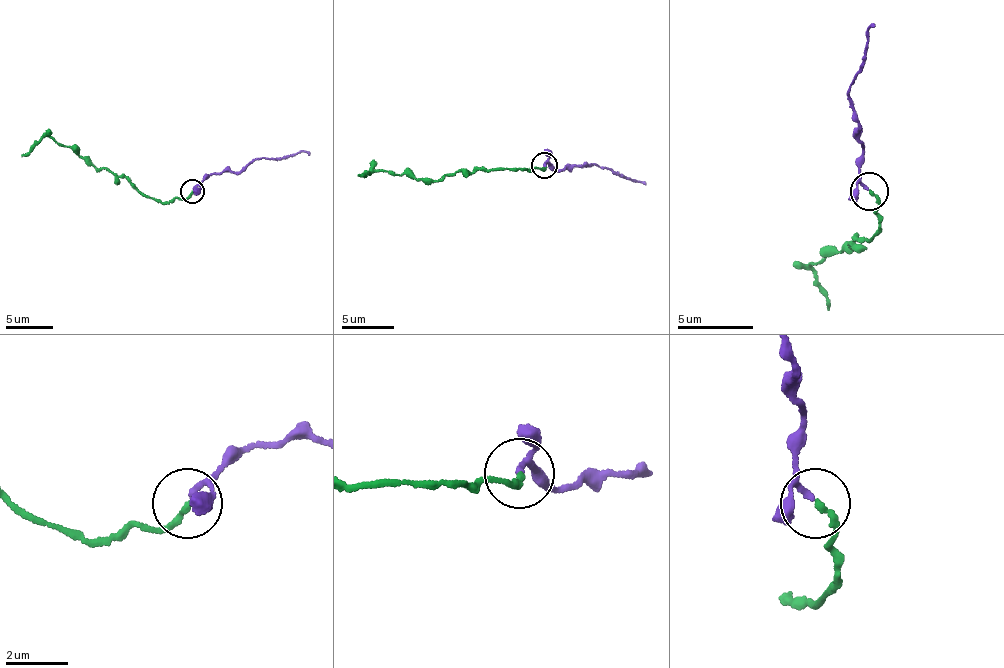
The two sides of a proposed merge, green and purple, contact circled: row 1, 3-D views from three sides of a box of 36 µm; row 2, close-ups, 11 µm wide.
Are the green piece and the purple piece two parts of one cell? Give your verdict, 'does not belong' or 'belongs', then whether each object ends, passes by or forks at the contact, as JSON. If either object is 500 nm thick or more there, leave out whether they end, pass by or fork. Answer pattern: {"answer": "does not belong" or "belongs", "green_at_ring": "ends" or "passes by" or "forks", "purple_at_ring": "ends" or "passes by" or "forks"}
{"answer": "belongs", "green_at_ring": "ends", "purple_at_ring": "passes by"}

